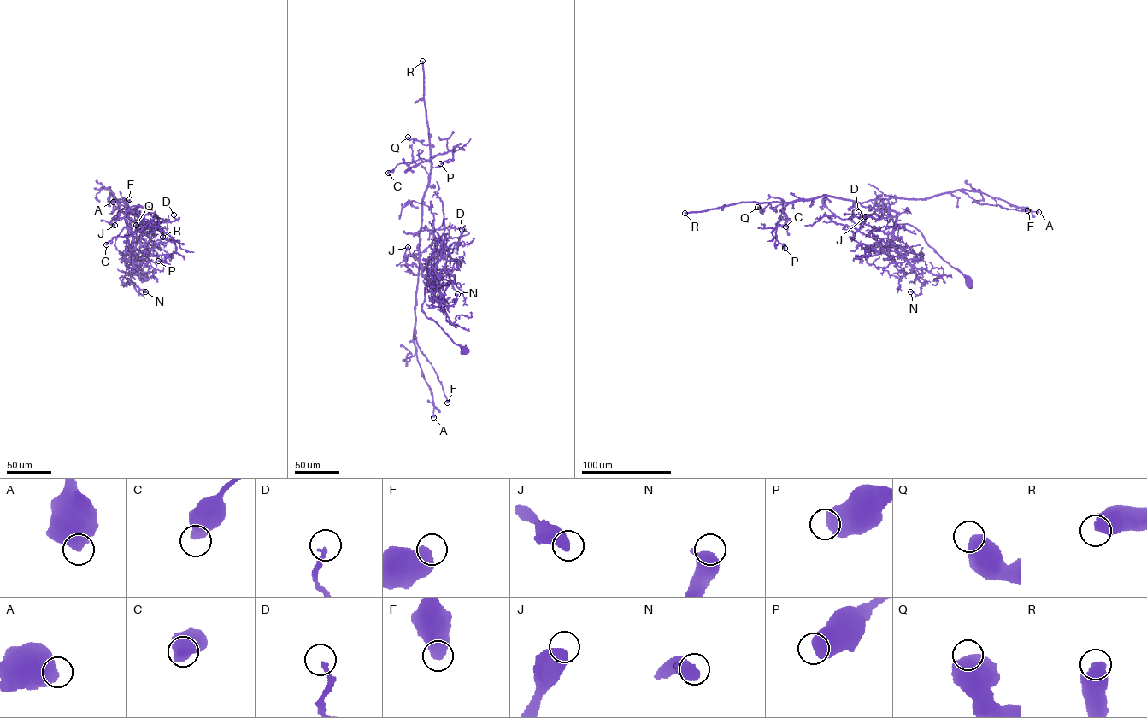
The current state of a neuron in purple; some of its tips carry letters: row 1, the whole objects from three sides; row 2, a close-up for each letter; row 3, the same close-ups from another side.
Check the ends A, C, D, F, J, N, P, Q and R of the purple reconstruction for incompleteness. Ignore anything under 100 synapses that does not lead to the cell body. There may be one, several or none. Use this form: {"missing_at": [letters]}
{"missing_at": ["R"]}

